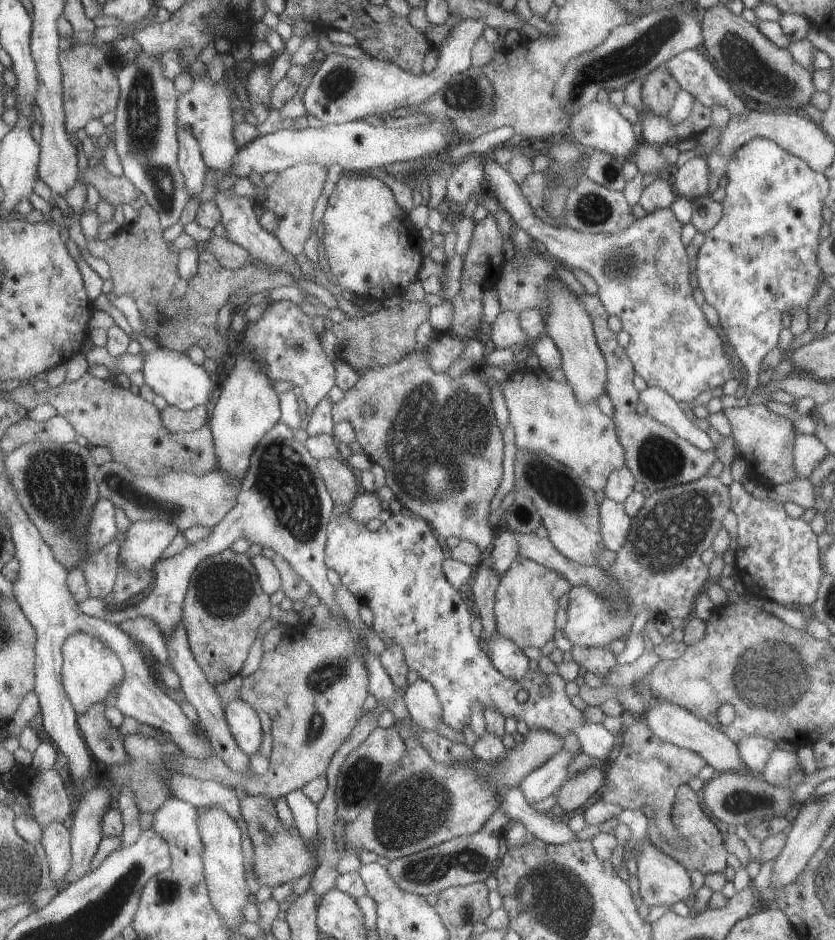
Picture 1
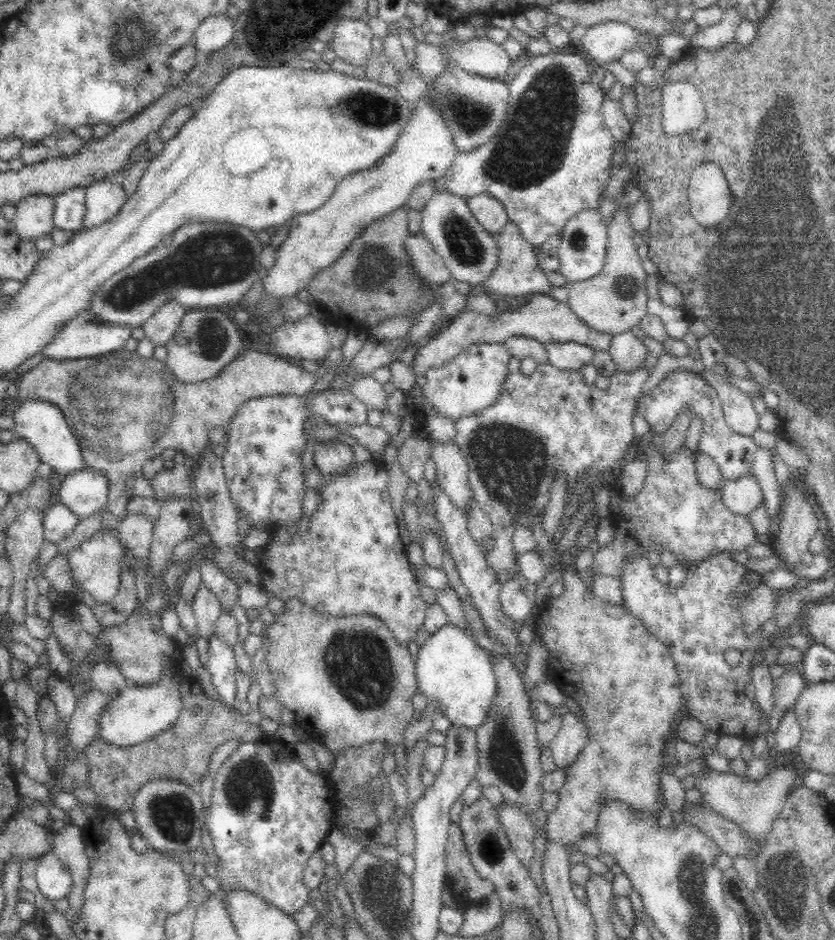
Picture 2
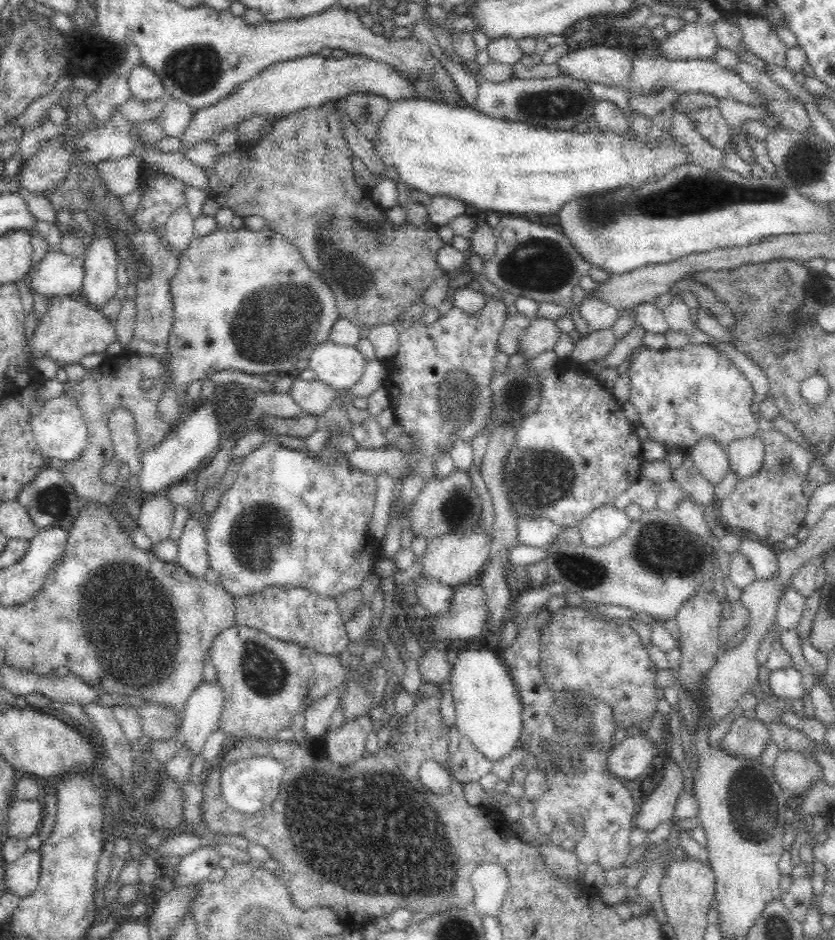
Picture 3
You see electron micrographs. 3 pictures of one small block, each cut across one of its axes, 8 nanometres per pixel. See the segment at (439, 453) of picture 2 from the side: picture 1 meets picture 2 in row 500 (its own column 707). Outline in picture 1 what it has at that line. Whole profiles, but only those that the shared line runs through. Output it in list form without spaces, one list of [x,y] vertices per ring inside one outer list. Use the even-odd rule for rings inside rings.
[[[597,294],[580,296],[578,300],[590,314],[594,335],[607,365],[605,393],[614,406],[612,421],[616,424],[616,435],[626,452],[625,466],[632,472],[635,481],[642,482],[648,491],[657,492],[664,488],[690,483],[705,476],[709,468],[718,460],[715,450],[696,448],[690,442],[678,437],[670,428],[662,426],[647,415],[636,413],[639,392],[633,385],[634,368],[625,348],[618,344],[617,334],[608,328],[609,315],[606,308]]]

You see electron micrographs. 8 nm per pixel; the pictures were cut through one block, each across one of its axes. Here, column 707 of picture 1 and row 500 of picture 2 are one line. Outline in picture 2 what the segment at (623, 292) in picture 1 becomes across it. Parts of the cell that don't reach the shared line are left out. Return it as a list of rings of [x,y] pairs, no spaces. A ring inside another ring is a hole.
[[[377,461],[364,462],[363,464],[356,463],[350,472],[346,472],[344,476],[326,476],[324,475],[324,481],[326,486],[320,488],[320,497],[322,502],[318,504],[316,512],[310,516],[310,522],[306,528],[297,528],[296,534],[292,536],[292,544],[279,544],[278,542],[270,542],[265,547],[260,548],[263,551],[264,557],[256,566],[260,571],[261,587],[263,587],[269,596],[280,598],[280,600],[286,602],[293,597],[296,597],[308,607],[314,607],[314,610],[320,611],[322,615],[326,616],[350,616],[366,614],[379,618],[386,626],[387,629],[392,632],[394,638],[400,644],[408,645],[410,640],[413,640],[416,636],[416,630],[423,626],[424,618],[427,612],[427,603],[422,600],[418,584],[414,579],[414,574],[410,569],[411,562],[405,552],[405,544],[401,540],[399,530],[399,520],[394,514],[391,508],[391,499],[389,498],[389,475],[385,470],[385,466]]]

